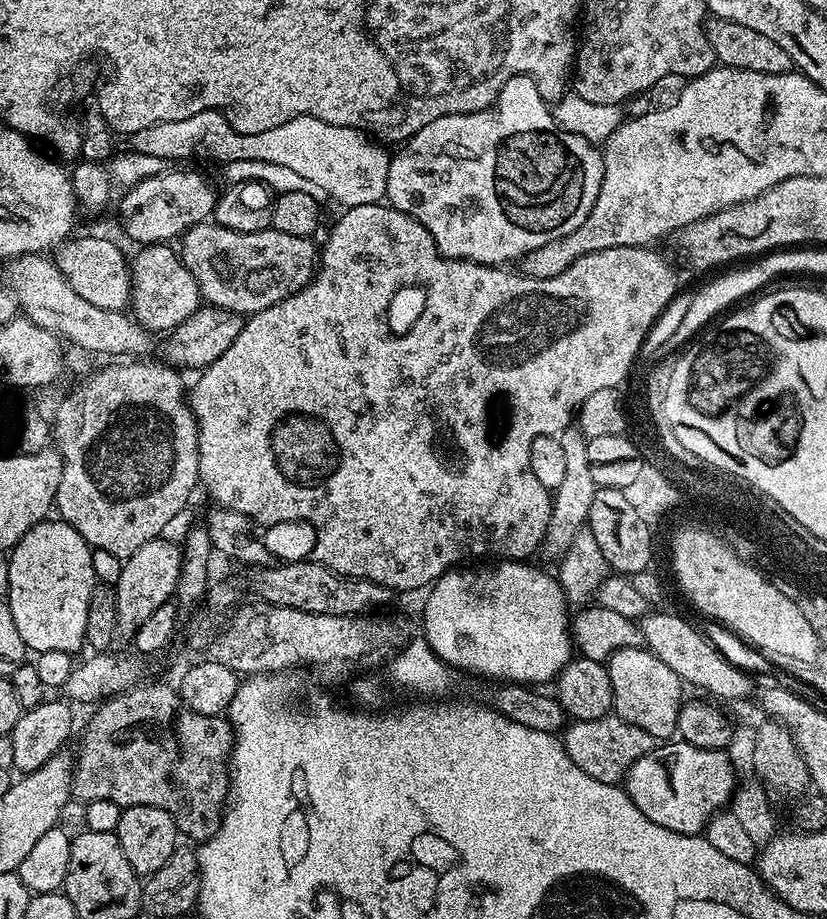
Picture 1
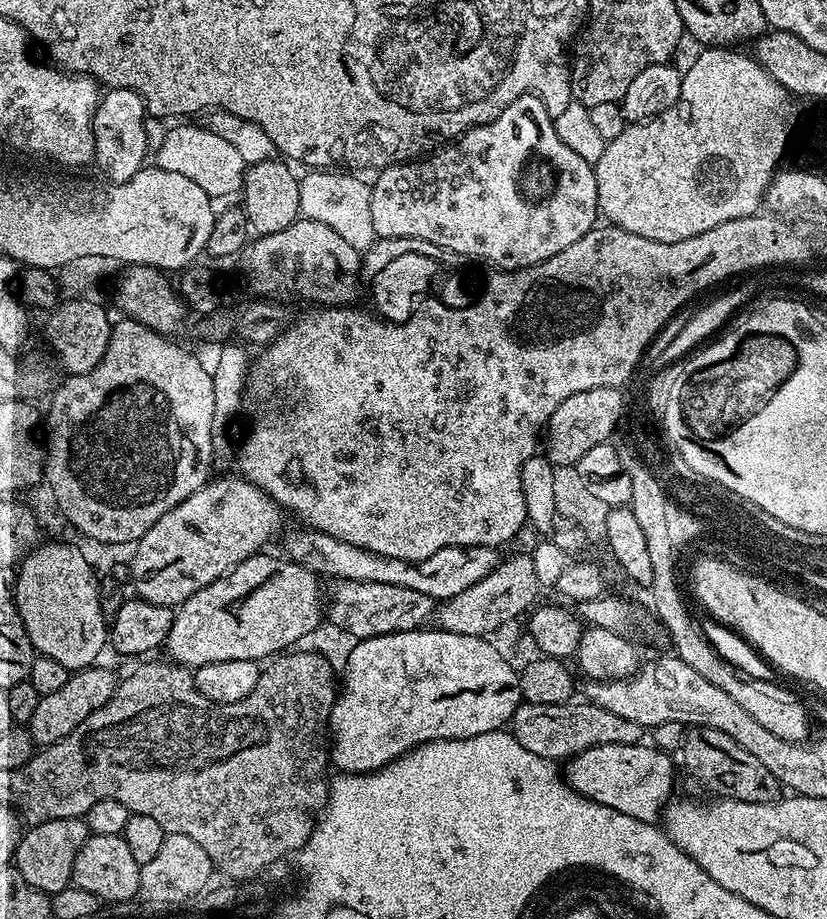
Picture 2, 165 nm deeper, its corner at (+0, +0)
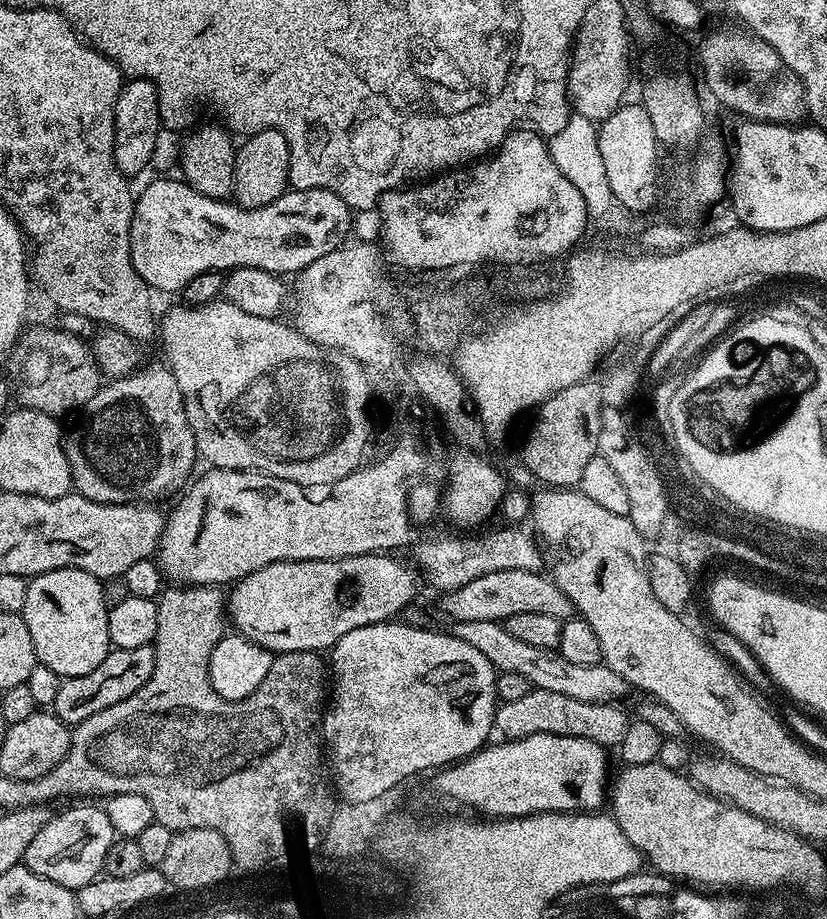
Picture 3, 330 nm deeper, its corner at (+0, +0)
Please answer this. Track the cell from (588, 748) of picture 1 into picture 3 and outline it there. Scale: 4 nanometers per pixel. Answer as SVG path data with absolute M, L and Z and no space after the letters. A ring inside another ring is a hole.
M532 688L522 698L503 702L496 709L497 733L501 732L504 740L521 740L534 734L558 734L559 736L573 736L574 738L590 738L590 742L598 742L606 750L615 749L626 738L626 730L630 723L630 716L620 709L619 703L595 704L594 702L578 702L578 698L566 698L566 694L554 694L550 690Z

